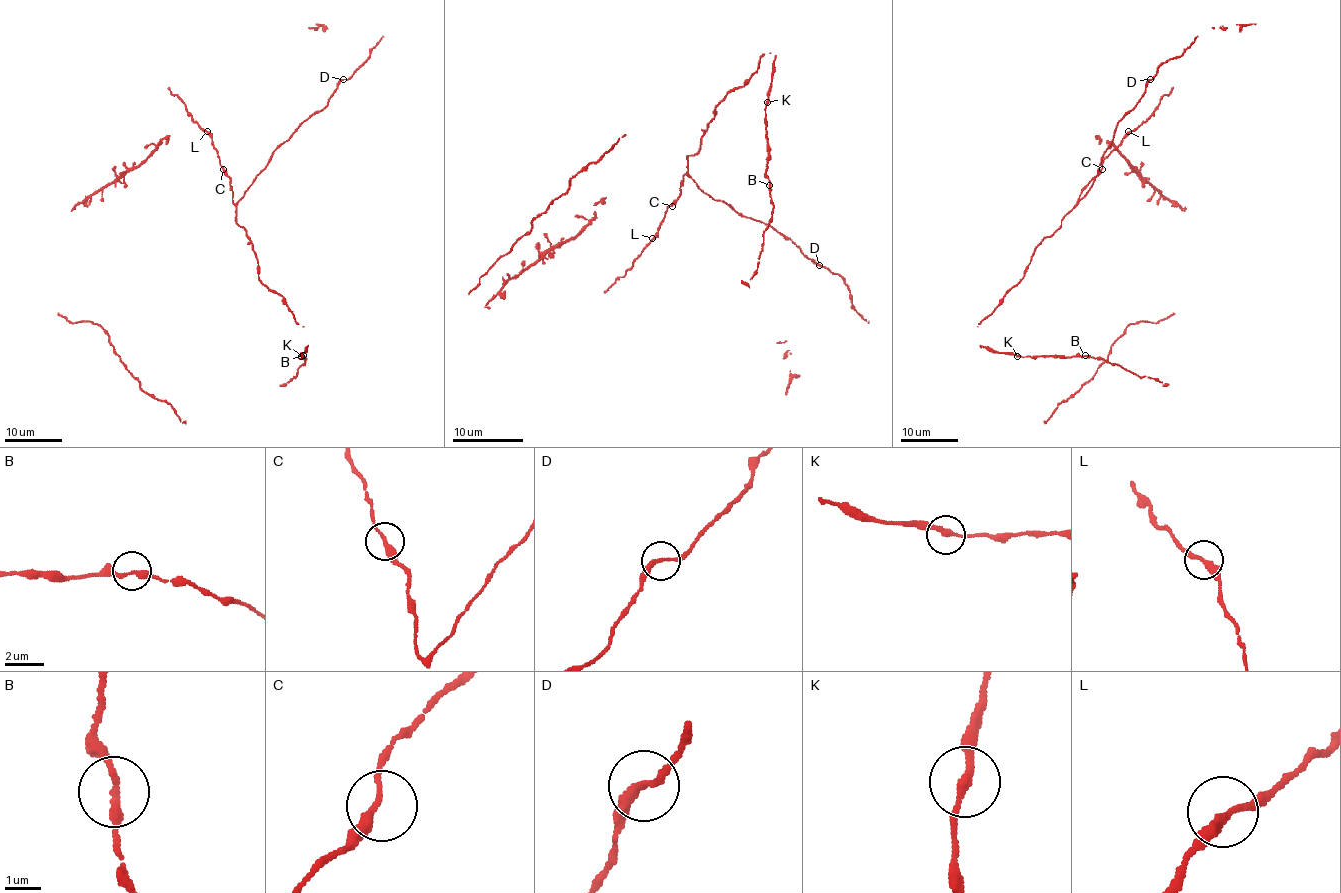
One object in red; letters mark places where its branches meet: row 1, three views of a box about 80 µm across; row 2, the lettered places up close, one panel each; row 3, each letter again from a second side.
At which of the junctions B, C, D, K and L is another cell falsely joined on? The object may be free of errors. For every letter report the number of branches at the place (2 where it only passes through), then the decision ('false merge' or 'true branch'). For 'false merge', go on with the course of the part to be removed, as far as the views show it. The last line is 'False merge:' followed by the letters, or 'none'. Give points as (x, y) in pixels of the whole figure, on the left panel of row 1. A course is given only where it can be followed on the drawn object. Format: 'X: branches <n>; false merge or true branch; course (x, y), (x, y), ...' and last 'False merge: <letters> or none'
B: branches 2; true branch
C: branches 2; true branch
D: branches 2; true branch
K: branches 2; true branch
L: branches 2; true branch
False merge: none

